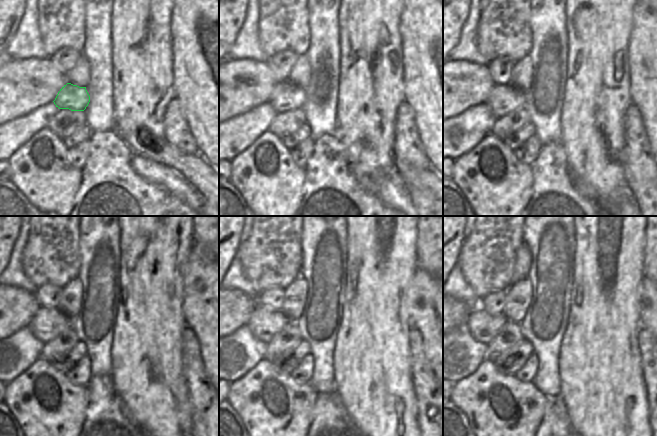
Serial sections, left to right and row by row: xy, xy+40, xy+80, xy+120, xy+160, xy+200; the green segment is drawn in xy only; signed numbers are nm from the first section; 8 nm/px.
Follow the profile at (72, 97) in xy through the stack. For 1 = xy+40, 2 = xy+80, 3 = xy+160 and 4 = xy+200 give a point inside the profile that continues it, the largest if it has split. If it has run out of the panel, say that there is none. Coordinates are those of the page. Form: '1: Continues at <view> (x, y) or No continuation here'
1: Continues at xy+40 (286, 96)
2: Continues at xy+80 (503, 99)
3: Continues at xy+160 (264, 323)
4: Continues at xy+200 (483, 327)

